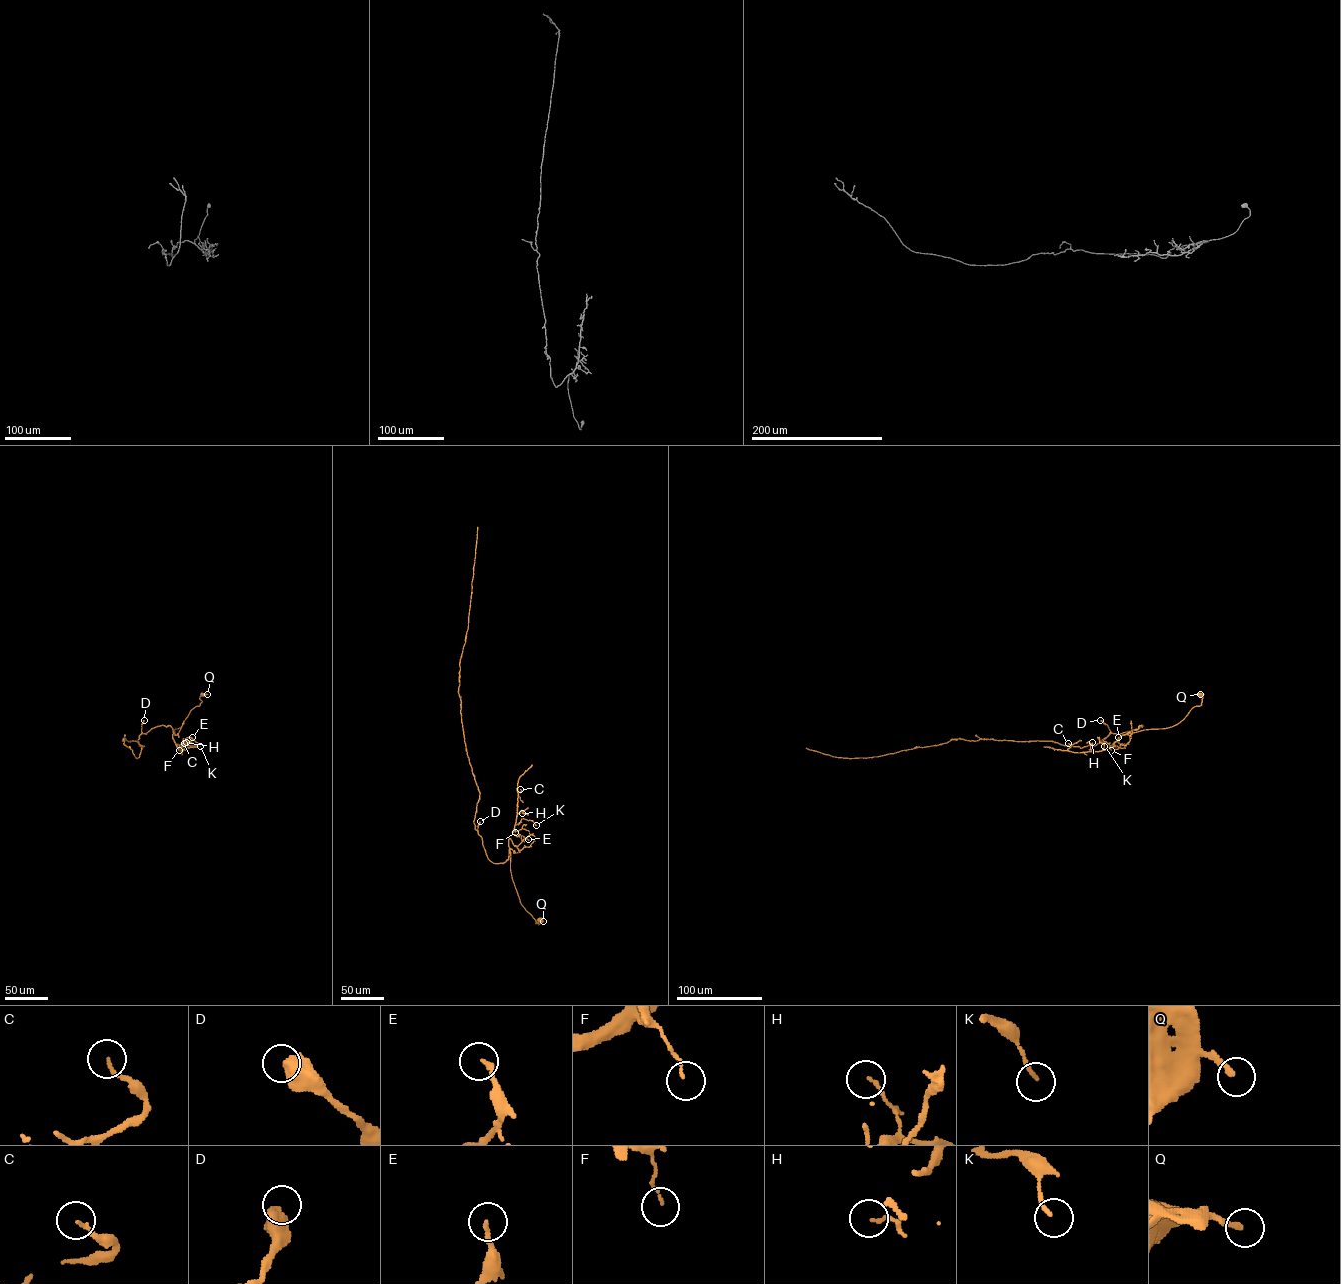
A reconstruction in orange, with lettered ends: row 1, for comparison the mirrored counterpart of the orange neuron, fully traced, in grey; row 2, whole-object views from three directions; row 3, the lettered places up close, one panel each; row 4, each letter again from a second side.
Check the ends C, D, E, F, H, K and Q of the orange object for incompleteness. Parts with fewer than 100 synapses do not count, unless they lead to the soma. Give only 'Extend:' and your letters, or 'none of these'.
Extend: none of these

